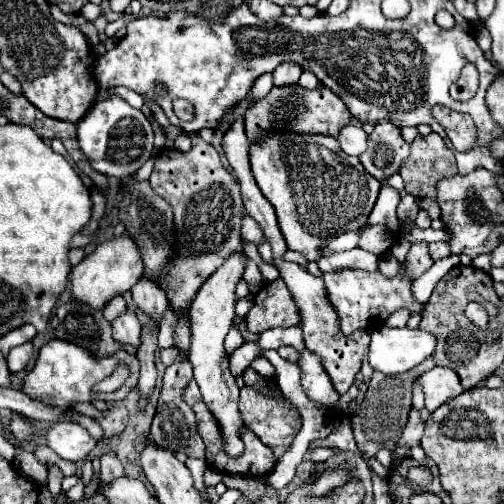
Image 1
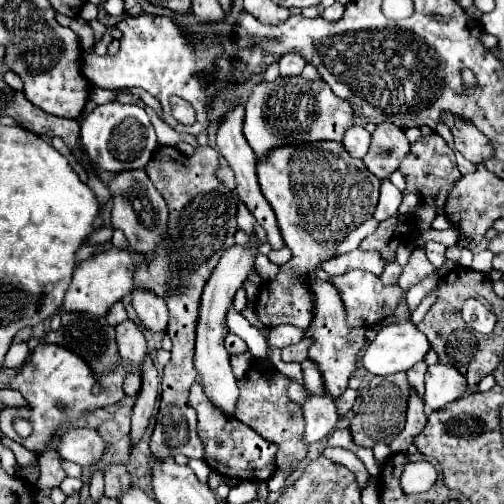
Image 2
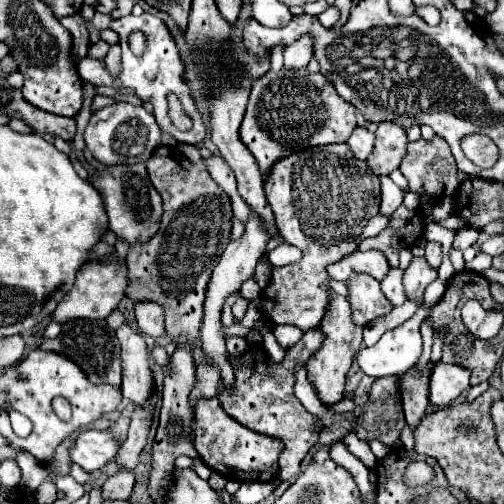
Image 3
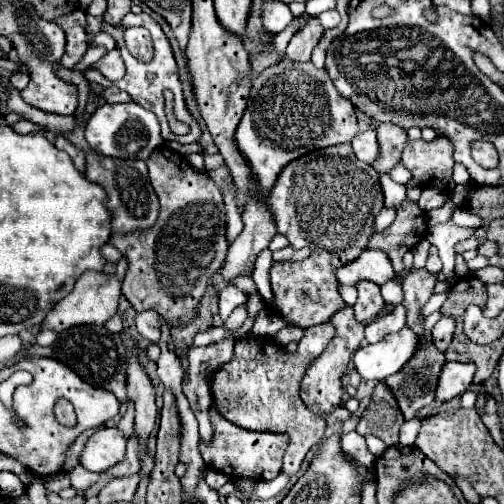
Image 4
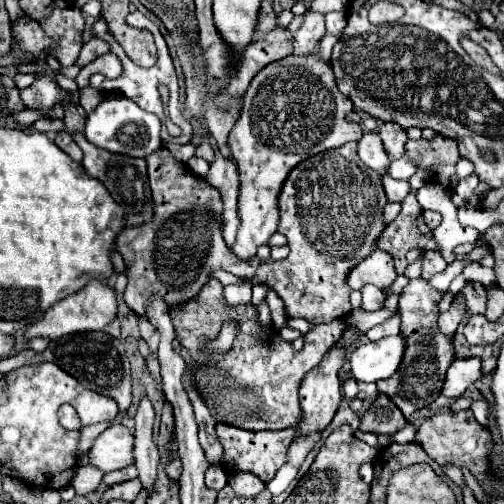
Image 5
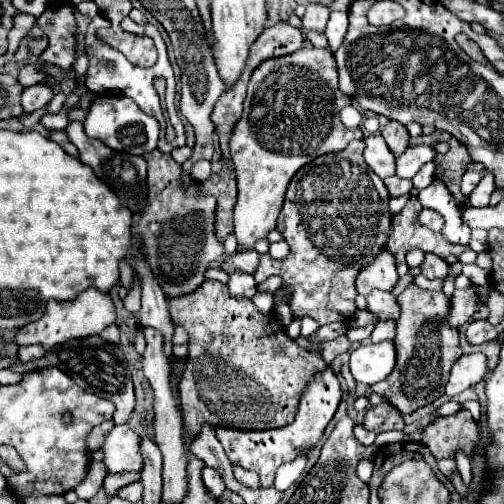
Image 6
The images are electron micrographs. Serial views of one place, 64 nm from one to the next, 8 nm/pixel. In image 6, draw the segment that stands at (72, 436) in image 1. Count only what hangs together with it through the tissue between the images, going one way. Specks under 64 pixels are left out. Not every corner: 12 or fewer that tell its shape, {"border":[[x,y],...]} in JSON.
{"border":[[114,426],[100,448],[108,472],[140,470],[140,436]]}

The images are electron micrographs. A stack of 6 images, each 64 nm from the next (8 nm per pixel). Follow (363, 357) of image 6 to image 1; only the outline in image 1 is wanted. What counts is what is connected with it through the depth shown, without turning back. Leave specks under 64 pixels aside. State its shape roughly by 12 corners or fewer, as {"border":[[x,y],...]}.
{"border":[[380,326],[368,362],[402,374],[432,356],[430,332]]}

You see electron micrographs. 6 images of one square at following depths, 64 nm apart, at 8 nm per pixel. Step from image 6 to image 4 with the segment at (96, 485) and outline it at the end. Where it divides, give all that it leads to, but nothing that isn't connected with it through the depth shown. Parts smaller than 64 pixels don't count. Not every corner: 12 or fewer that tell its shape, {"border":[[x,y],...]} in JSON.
{"border":[[80,468],[70,472],[74,488],[86,490],[98,480],[98,474]]}

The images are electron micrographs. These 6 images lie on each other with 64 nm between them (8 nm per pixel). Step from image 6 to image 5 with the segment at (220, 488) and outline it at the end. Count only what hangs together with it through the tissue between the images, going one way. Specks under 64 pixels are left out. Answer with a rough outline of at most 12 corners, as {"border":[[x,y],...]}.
{"border":[[218,466],[206,470],[208,488],[222,490],[228,474]]}

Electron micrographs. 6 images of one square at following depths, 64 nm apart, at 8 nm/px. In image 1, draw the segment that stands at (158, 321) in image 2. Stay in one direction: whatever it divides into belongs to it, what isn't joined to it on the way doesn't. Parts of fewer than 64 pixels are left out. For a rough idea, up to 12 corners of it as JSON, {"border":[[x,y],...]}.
{"border":[[142,276],[132,286],[134,304],[150,318],[162,320],[168,308],[156,280]]}

